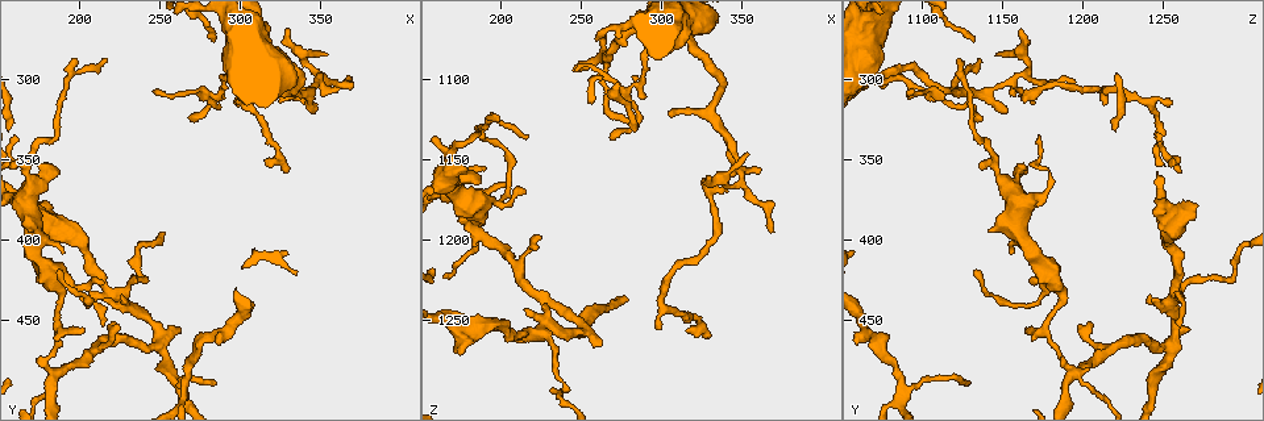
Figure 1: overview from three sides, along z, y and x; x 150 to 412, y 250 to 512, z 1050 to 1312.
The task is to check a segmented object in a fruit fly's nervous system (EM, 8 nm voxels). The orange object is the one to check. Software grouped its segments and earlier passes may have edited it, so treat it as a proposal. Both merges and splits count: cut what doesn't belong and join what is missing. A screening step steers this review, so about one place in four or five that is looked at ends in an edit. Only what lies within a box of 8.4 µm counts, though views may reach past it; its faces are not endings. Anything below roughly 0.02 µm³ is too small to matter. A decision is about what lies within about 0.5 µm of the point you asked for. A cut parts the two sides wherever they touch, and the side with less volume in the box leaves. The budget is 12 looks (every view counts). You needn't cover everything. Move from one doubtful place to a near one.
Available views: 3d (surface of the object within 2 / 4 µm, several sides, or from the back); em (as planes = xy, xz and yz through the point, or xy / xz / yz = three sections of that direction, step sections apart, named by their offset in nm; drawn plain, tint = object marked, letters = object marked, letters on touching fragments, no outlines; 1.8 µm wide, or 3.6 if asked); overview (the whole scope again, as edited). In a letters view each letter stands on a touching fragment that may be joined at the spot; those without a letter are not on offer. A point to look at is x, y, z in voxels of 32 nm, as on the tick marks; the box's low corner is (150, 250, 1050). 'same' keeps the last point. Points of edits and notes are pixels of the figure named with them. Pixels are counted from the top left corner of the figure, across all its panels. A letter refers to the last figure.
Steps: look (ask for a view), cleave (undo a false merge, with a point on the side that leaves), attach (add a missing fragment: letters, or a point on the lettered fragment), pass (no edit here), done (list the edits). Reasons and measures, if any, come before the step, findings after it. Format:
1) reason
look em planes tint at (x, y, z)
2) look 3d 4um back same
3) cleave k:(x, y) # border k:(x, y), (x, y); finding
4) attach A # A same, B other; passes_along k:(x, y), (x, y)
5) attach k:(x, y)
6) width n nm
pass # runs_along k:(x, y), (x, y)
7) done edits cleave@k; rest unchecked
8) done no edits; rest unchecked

arms part here
look em xz step 16 tint at (250, 466, 1254)

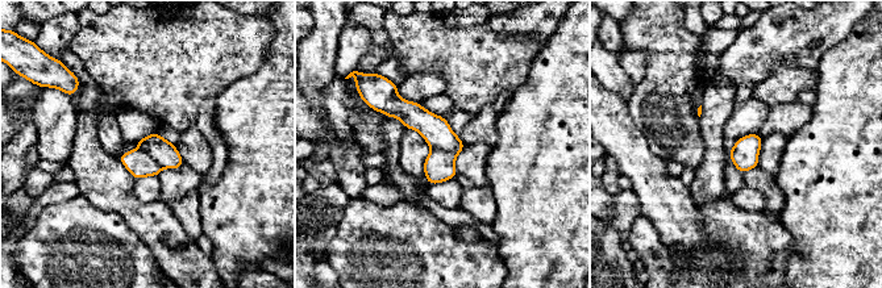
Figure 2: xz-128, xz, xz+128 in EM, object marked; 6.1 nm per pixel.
another direction
look em planes letters same

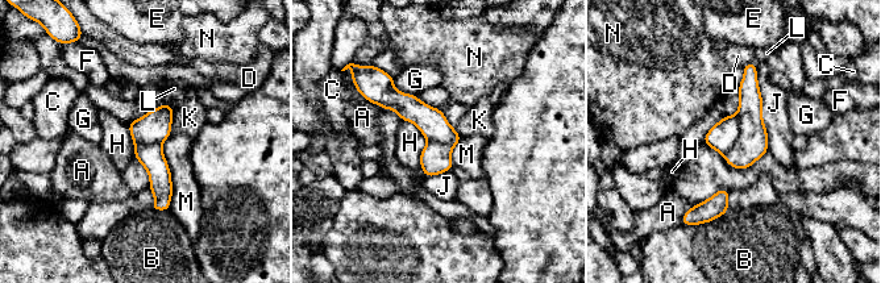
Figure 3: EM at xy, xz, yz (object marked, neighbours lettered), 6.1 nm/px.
longest_contact J 500 nm
pass # A other, B other, C other, D other, E other, F other, G other, H other, J other, K other, L other, M other, N other; runs_along 3:(389, 79), (439, 136), (447, 167); one neuron here

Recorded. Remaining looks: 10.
four-way junction
look 3d 4um at (184, 484, 1192)

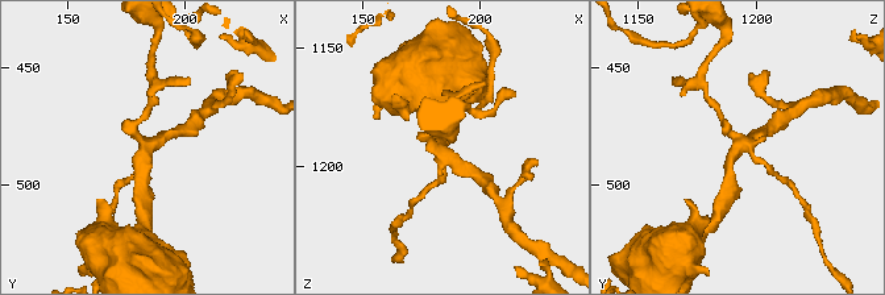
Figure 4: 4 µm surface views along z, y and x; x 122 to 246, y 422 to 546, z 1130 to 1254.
arms 4; need the tissue
look em planes letters at (182, 482, 1193)

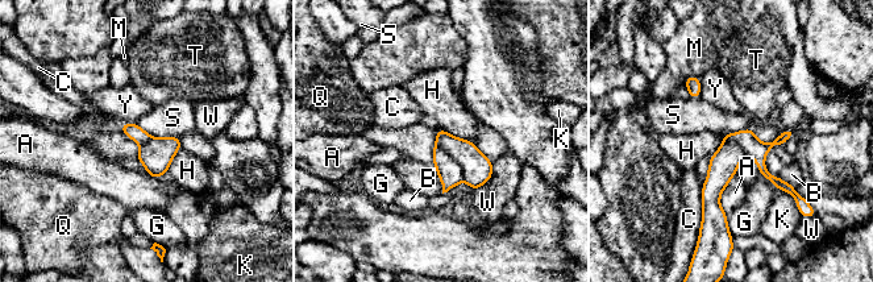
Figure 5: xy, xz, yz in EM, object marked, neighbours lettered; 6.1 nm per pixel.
longest_contact S 280 nm
cleave 5:(450, 174) # A other, B other, C other, G other, H other, K other, M other, Q other, S other, T other, W other, Y other; part_leaving 5:(726, 137), (741, 137), (761, 169), (792, 190); two neurons meet here

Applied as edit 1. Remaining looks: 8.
done edits cleave@5; rest unchecked

